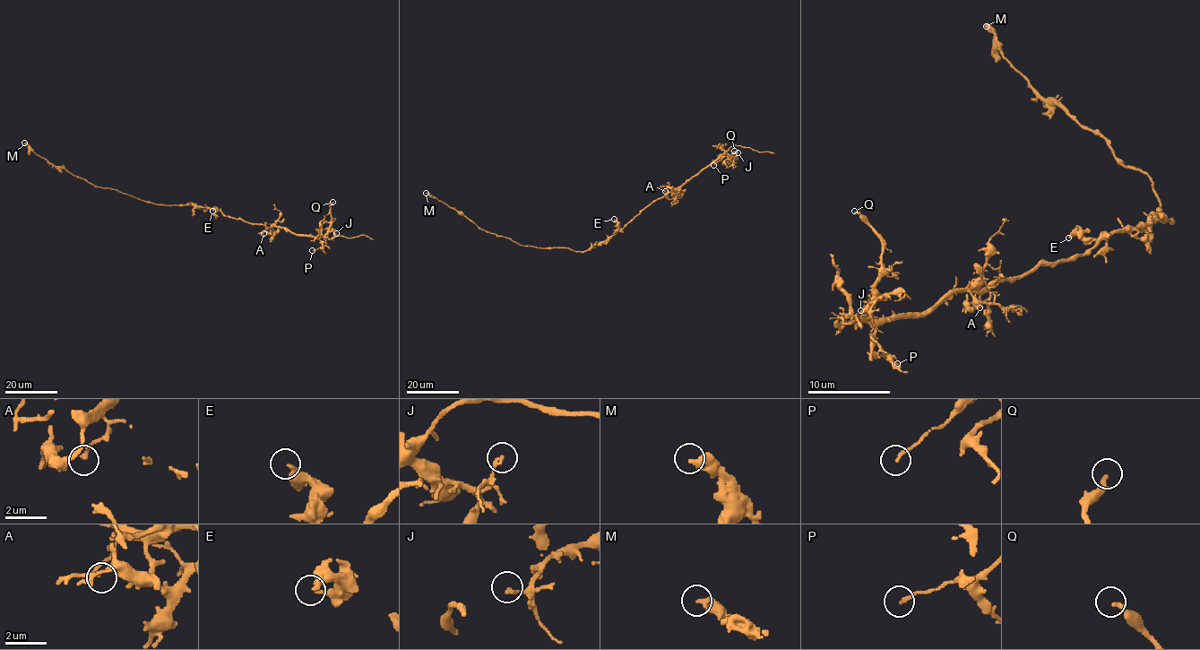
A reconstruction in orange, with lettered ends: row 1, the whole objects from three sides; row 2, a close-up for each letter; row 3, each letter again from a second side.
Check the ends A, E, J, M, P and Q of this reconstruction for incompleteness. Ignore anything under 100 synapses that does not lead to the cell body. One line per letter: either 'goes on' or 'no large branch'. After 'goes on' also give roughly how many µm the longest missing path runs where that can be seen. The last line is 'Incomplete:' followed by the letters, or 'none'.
A: no large branch
E: no large branch
J: no large branch
M: no large branch
P: no large branch
Q: no large branch
Incomplete: none

